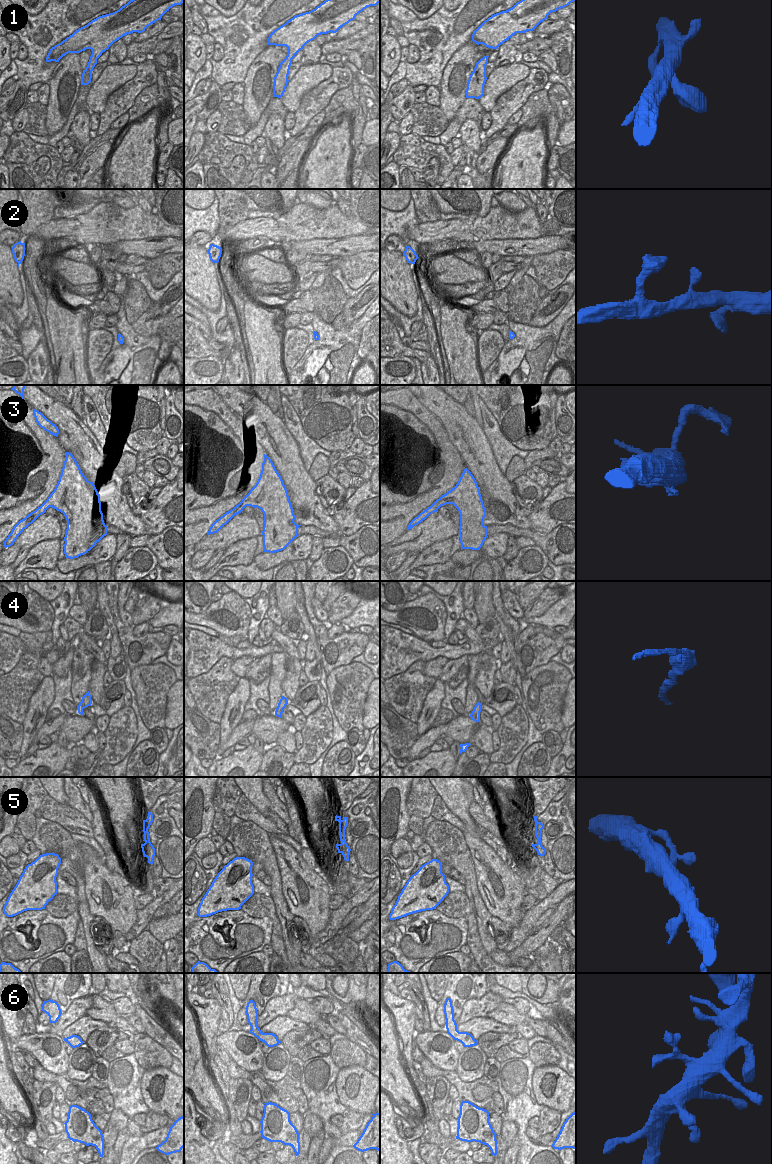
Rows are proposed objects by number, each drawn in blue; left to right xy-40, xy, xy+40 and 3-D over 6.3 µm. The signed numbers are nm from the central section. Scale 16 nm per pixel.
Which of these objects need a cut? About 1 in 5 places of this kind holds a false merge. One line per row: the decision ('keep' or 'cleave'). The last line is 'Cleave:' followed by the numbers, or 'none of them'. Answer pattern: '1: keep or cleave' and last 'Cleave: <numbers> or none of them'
1: keep
2: keep
3: keep
4: keep
5: keep
6: keep
Cleave: none of them

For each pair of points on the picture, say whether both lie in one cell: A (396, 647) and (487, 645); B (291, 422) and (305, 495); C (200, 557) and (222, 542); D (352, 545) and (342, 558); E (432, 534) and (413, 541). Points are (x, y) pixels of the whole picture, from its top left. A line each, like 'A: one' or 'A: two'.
A: one
B: two
C: two
D: two
E: one

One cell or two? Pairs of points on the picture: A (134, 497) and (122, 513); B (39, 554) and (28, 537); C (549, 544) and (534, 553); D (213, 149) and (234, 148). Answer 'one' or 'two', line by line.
A: two
B: two
C: two
D: one

